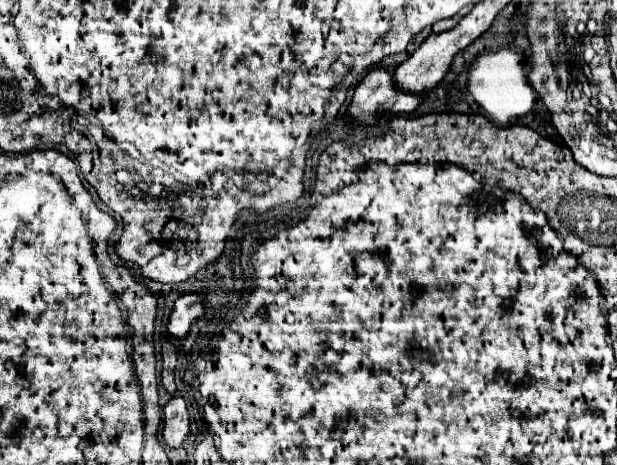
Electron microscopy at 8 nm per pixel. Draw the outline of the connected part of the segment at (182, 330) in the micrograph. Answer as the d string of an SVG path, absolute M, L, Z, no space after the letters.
M197 292L191 294L183 294L177 298L171 318L169 318L169 326L167 330L175 336L175 338L185 338L193 326L193 322L201 320L205 316L205 298Z

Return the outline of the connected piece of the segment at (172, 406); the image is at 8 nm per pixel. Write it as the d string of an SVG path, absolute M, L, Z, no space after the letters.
M173 396L169 404L163 408L165 420L163 420L163 438L171 448L179 448L185 436L189 434L189 414L185 400L179 396Z

